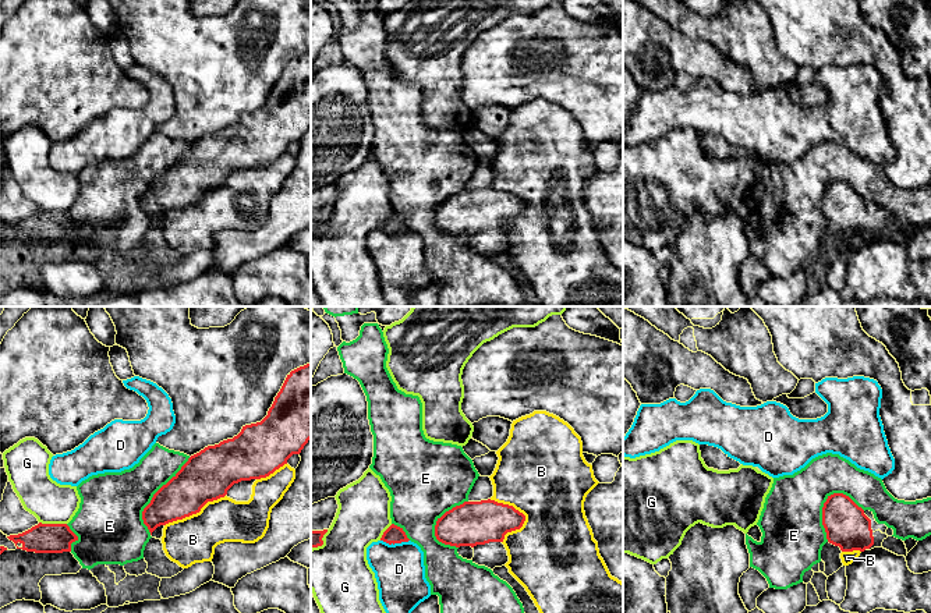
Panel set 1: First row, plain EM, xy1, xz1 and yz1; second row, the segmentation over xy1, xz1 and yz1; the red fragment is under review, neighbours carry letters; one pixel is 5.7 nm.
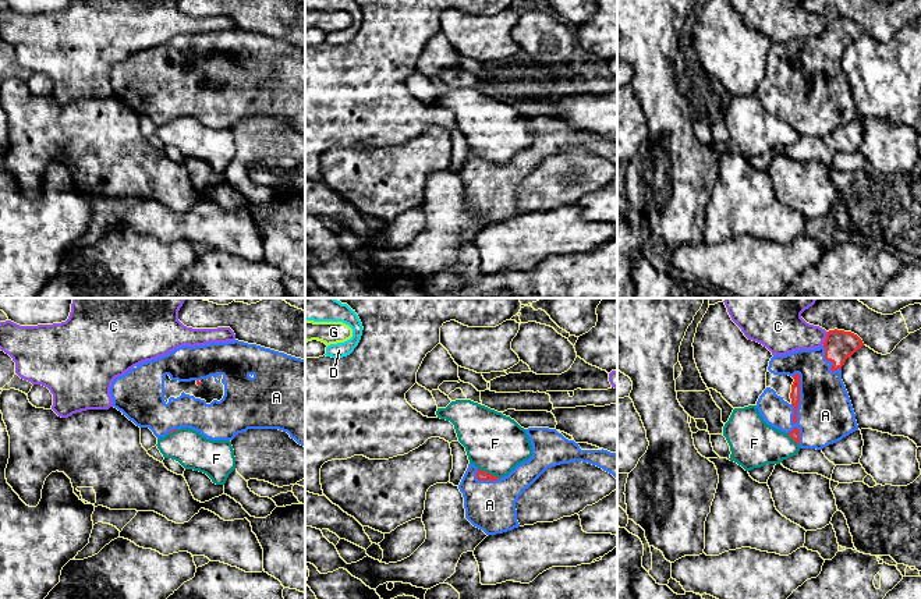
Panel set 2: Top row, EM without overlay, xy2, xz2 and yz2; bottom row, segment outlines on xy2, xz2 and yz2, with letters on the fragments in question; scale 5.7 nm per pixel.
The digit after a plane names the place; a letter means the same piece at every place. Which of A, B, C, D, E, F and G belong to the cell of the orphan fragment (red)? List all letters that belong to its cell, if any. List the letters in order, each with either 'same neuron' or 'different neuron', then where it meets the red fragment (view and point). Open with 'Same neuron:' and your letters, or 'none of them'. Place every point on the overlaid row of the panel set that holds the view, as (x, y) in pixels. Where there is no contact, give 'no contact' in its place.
Same neuron: A
A: same neuron; meets red in yz2 at (799, 399)
B: different neuron; meets red in xz1 at (524, 516)
C: different neuron; meets red in yz2 at (825, 339)
D: different neuron; meets red in xz1 at (395, 542)
E: different neuron; meets red in yz1 at (822, 513)
F: different neuron; meets red in xz2 at (489, 474)
G: different neuron; meets red in xy1 at (53, 524)

